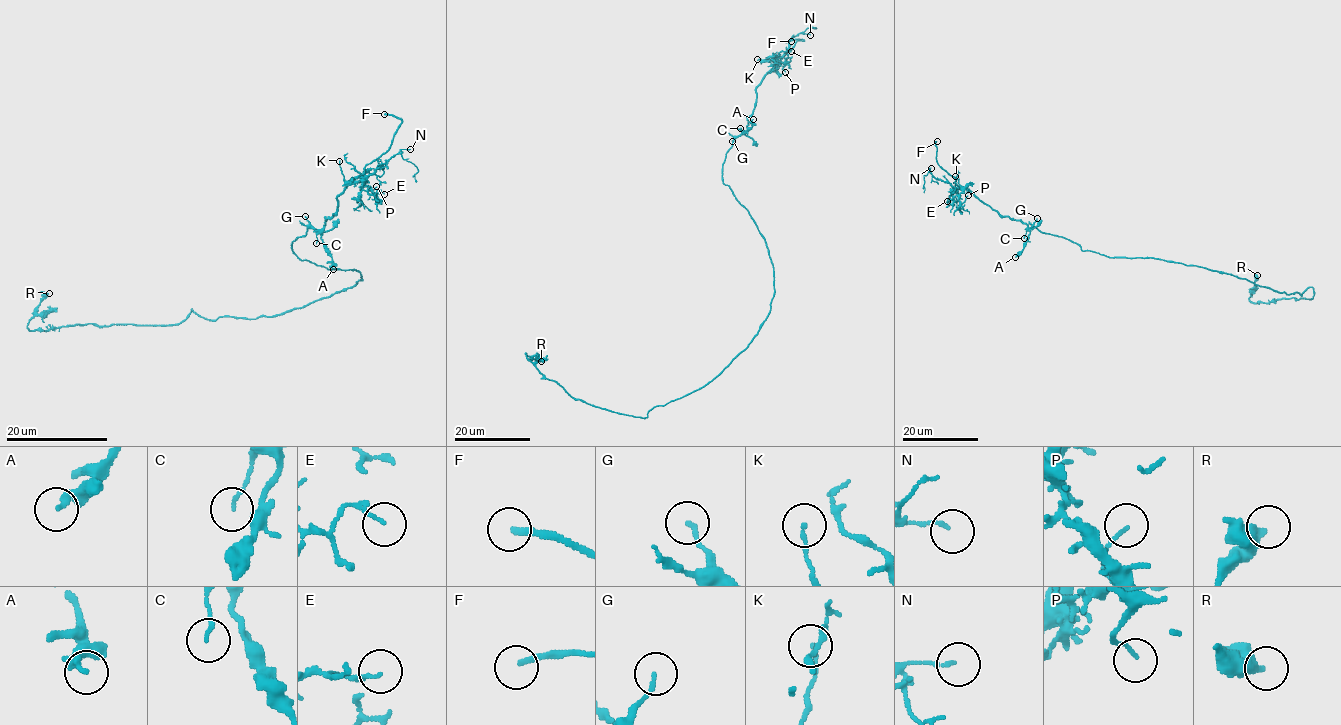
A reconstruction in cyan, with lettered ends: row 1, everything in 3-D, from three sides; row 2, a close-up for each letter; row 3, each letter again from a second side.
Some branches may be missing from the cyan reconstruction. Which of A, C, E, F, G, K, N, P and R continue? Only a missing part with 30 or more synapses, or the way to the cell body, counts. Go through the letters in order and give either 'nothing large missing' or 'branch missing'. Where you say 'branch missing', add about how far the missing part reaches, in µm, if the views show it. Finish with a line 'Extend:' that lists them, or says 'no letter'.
A: nothing large missing
C: nothing large missing
E: nothing large missing
F: branch missing; missing 40 µm
G: nothing large missing
K: nothing large missing
N: nothing large missing
P: nothing large missing
R: nothing large missing
Extend: F

